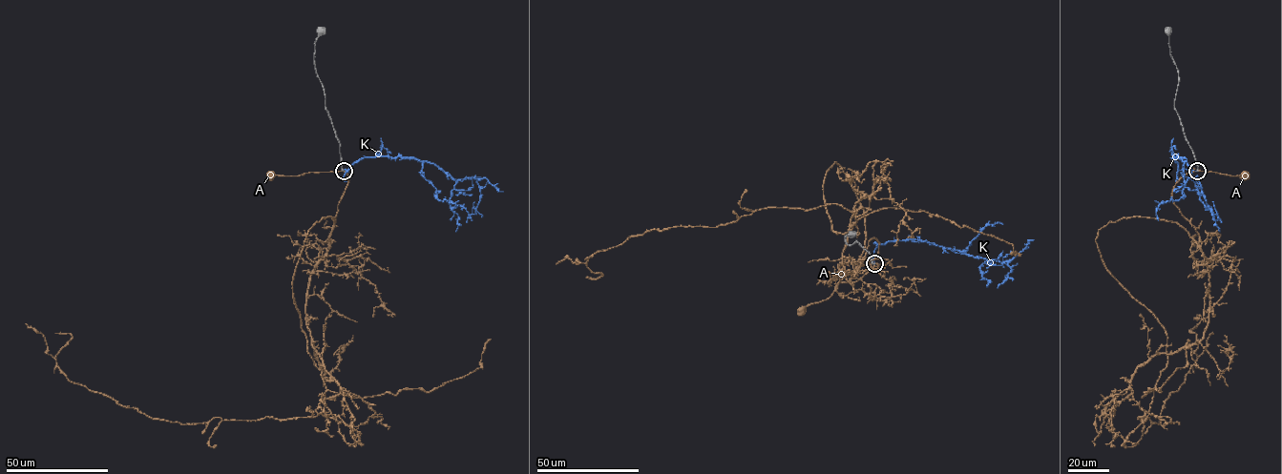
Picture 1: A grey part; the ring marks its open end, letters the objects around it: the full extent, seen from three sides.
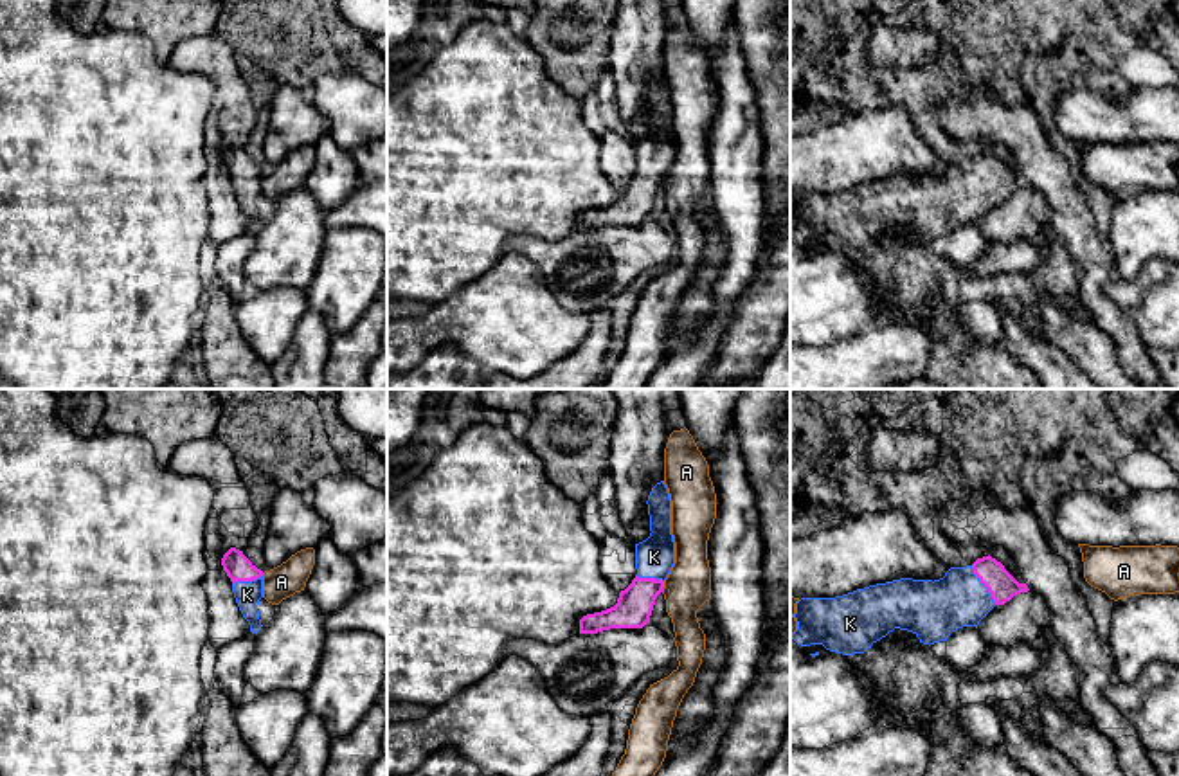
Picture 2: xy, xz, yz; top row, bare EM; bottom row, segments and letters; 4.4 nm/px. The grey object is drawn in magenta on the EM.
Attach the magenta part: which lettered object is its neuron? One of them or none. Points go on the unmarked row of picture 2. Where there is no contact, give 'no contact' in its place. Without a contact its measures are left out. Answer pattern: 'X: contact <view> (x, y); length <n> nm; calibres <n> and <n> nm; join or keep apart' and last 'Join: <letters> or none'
A: contact xz (663, 184); length 50 nm; calibres 160 and 200 nm; keep apart
K: contact yz (983, 180); length 200 nm; calibres 130 and 260 nm; join
Join: K

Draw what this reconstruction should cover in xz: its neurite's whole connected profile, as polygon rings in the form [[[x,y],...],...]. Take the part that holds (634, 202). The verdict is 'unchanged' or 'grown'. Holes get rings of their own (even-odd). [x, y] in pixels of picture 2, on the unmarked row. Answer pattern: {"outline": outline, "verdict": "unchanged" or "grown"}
{"outline": [[[664,77],[648,92],[650,133],[635,140],[637,171],[619,189],[617,200],[607,207],[587,211],[580,216],[580,230],[598,230],[610,225],[643,225],[657,193],[664,185],[675,160],[675,139],[671,131],[671,97]]], "verdict": "grown"}

